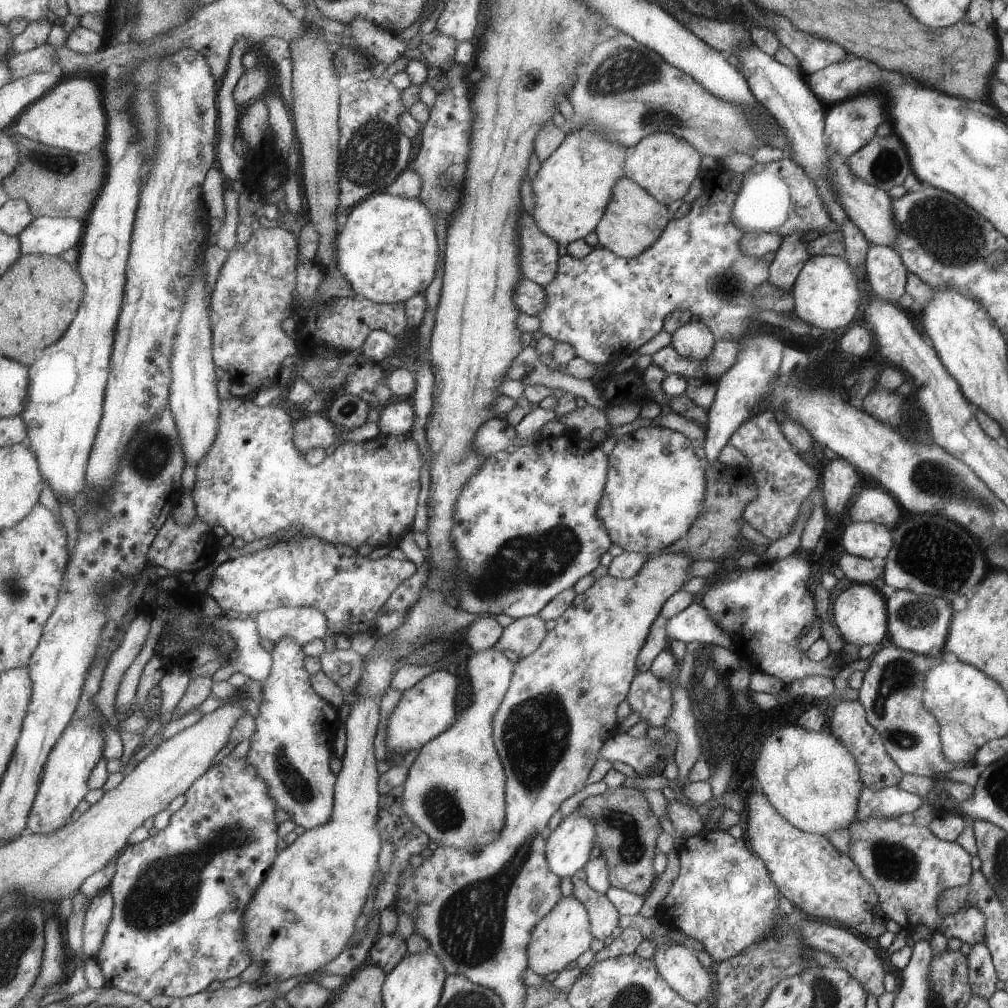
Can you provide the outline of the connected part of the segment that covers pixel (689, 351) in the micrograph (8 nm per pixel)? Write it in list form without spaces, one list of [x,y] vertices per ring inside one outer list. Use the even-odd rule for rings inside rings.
[[[699,320],[689,321],[670,335],[670,345],[683,358],[692,361],[702,361],[716,341],[712,332]]]

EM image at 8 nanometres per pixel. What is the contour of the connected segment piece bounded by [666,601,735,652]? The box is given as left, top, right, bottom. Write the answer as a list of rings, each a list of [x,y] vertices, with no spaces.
[[[692,602],[679,614],[672,616],[666,625],[669,641],[674,638],[684,644],[695,641],[700,644],[713,644],[731,652],[735,650],[729,636],[718,629],[708,615],[707,609],[700,602]]]

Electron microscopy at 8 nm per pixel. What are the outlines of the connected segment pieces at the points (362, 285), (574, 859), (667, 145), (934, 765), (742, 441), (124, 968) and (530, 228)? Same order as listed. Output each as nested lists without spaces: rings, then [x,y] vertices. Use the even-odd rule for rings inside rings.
[[[381,190],[355,205],[344,218],[337,239],[338,270],[351,284],[355,294],[379,304],[406,303],[419,293],[424,293],[437,276],[441,244],[435,230],[434,212],[421,199],[403,198]]]
[[[577,809],[561,818],[552,828],[544,846],[546,862],[552,873],[570,877],[589,860],[589,852],[596,840],[594,822]]]
[[[651,133],[634,144],[627,153],[625,176],[645,189],[657,202],[667,206],[681,198],[697,176],[701,156],[685,139],[671,133]]]
[[[883,646],[869,661],[871,664],[864,670],[856,700],[864,707],[868,723],[881,735],[893,762],[906,773],[932,780],[936,775],[945,775],[954,768],[973,766],[973,761],[954,763],[942,755],[940,726],[933,714],[922,705],[924,676],[931,668],[925,655]]]
[[[759,409],[747,417],[729,435],[726,444],[737,447],[737,450],[740,450],[749,459],[749,470],[755,484],[758,486],[756,497],[743,509],[742,517],[744,518],[744,522],[747,522],[753,530],[761,532],[761,534],[766,536],[771,542],[785,536],[797,516],[797,510],[799,510],[801,502],[807,498],[809,493],[813,494],[816,492],[813,491],[813,488],[816,486],[817,479],[820,478],[819,471],[810,467],[808,463],[797,454],[797,451],[793,448],[788,439],[784,437],[784,433],[780,429],[779,419],[773,414],[771,409]]]
[[[229,756],[223,758],[219,764],[211,767],[193,783],[193,786],[189,787],[186,798],[184,805],[171,815],[169,824],[164,829],[139,844],[129,844],[114,861],[116,871],[109,884],[115,899],[112,919],[99,954],[92,958],[102,970],[106,986],[134,994],[148,1003],[159,995],[188,997],[200,993],[209,988],[215,980],[220,982],[231,980],[235,976],[241,976],[249,968],[252,960],[244,947],[246,937],[244,933],[244,914],[249,903],[254,899],[257,889],[268,877],[268,872],[275,864],[279,854],[279,848],[277,848],[277,842],[279,842],[277,828],[279,828],[279,824],[277,824],[277,818],[275,818],[277,809],[279,809],[277,801],[270,793],[267,781],[259,774],[257,767],[248,761],[246,756],[237,759]]]
[[[531,215],[521,217],[520,270],[525,279],[544,287],[556,276],[558,243],[541,232]]]

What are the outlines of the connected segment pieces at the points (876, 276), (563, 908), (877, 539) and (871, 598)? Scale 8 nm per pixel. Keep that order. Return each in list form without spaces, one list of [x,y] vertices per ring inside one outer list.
[[[871,245],[867,249],[864,274],[869,289],[878,297],[896,303],[904,293],[908,269],[897,251],[885,245]]]
[[[573,895],[562,896],[531,930],[527,968],[542,977],[561,972],[567,964],[571,964],[579,954],[589,948],[591,933],[588,911],[584,904]]]
[[[854,522],[847,524],[841,532],[841,544],[843,550],[848,555],[853,555],[854,557],[871,559],[874,556],[879,556],[879,558],[886,558],[888,556],[889,549],[893,546],[892,534],[889,534],[889,530],[886,526],[874,523],[874,522]]]
[[[852,583],[849,588],[845,588],[835,600],[833,600],[833,622],[839,631],[844,644],[855,644],[860,647],[863,644],[877,646],[883,638],[883,634],[888,632],[888,612],[885,612],[883,598],[877,594],[871,585]]]

